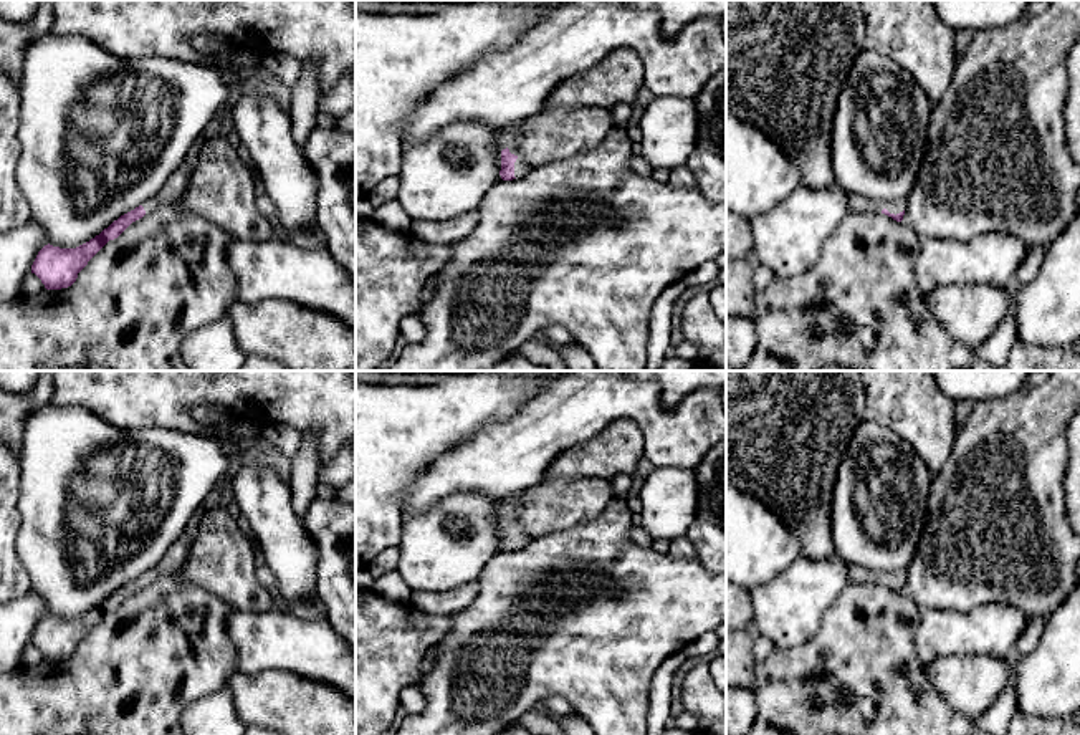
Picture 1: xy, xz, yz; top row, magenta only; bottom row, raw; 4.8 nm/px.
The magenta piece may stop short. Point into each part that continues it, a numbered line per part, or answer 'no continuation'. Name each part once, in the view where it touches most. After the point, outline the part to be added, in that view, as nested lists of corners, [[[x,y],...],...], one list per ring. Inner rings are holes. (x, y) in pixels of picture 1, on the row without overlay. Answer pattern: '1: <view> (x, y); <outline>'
1: xz (521, 540); [[[519,528],[514,533],[514,548],[519,550],[526,546],[531,541],[529,536],[526,536]]]

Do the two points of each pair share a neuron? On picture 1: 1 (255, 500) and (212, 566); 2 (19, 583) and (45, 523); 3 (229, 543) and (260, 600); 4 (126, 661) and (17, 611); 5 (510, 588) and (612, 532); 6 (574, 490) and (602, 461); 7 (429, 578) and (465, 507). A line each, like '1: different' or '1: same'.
1: different
2: different
3: same
4: different
5: same
6: different
7: same

